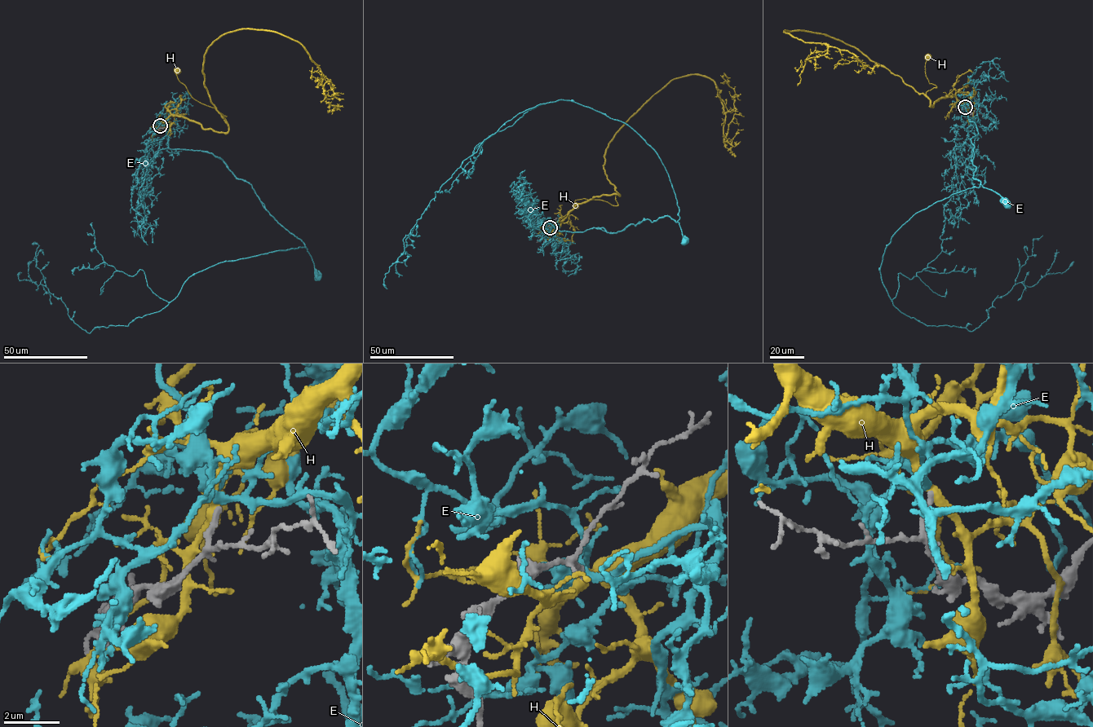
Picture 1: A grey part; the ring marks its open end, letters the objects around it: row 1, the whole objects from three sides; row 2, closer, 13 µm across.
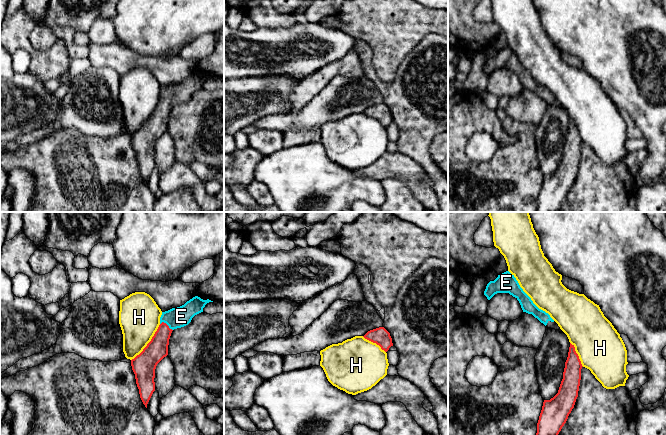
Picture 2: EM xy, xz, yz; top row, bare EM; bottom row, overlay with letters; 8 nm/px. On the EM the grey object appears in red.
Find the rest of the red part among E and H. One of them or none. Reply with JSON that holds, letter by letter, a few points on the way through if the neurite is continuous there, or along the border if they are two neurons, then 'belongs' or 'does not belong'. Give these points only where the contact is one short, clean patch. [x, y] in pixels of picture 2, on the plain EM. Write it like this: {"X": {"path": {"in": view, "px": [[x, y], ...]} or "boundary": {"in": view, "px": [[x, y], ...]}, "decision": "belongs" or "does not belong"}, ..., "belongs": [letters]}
{"E": {"path": {"in": "xy", "px": [[157, 124], [166, 100], [171, 95], [181, 92]]}, "decision": "belongs"}, "H": {"boundary": {"in": "xy", "px": [[160, 100], [147, 121], [131, 136]]}, "decision": "does not belong"}, "belongs": ["E"]}

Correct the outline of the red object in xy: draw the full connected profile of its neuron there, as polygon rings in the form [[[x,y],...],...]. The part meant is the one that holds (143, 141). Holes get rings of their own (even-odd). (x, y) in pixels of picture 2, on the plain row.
[[[195,72],[180,83],[162,88],[160,101],[151,117],[139,131],[131,136],[140,174],[146,184],[155,167],[156,142],[168,131],[168,121],[172,107],[188,101],[195,91],[203,88],[203,84],[209,78],[213,77],[203,76]]]

